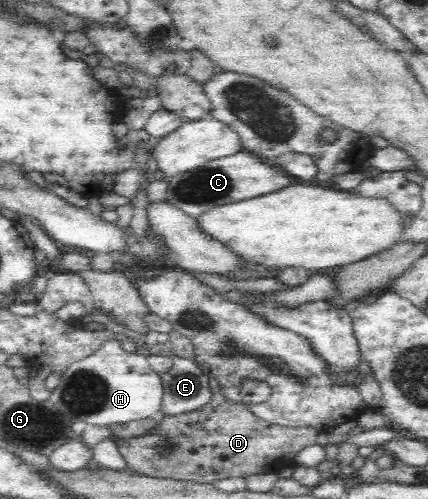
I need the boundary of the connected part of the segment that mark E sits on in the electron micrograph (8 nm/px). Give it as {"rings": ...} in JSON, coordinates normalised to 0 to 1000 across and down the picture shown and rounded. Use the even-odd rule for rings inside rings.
{"rings":[[[400,709],[397,741],[371,752],[381,790],[367,840],[453,826],[495,802],[488,758],[446,719]]]}

